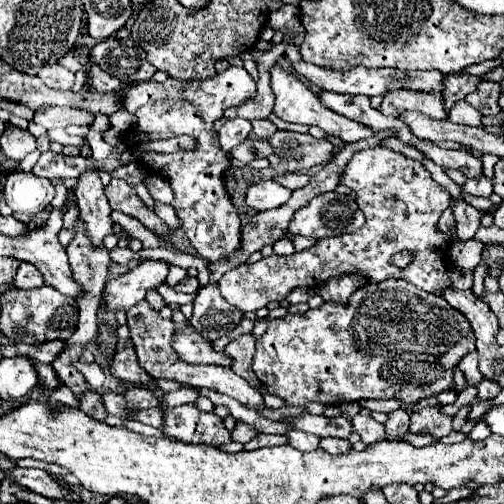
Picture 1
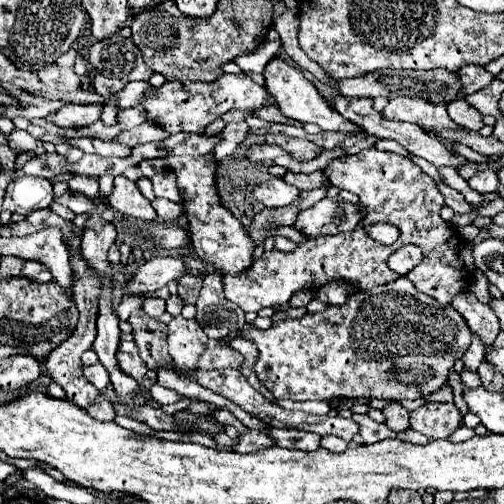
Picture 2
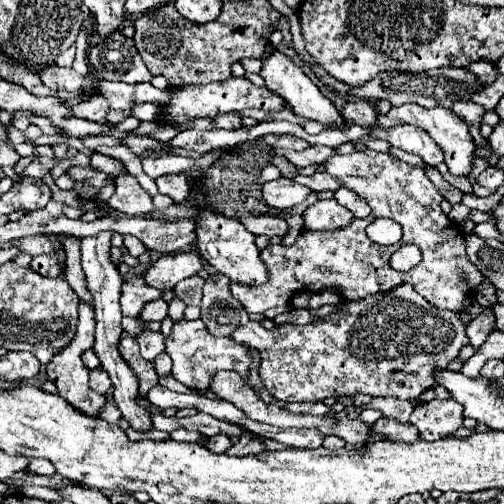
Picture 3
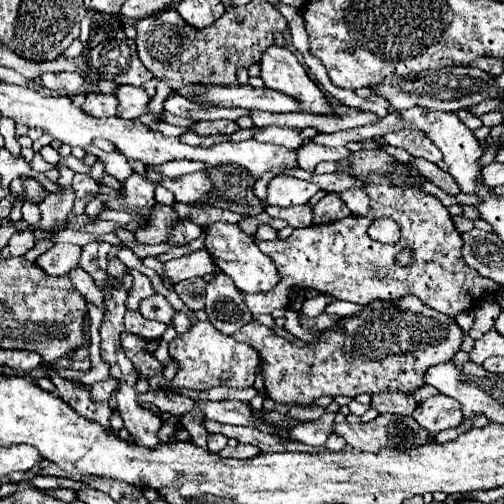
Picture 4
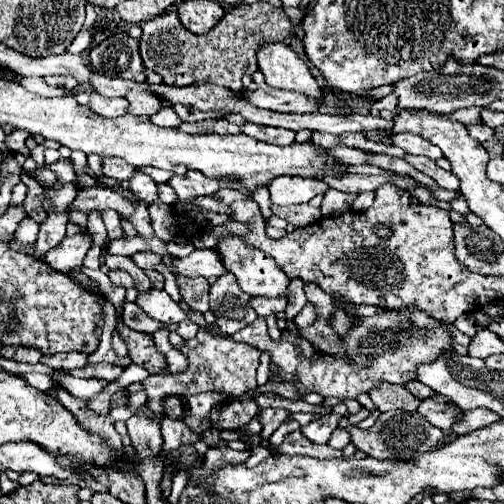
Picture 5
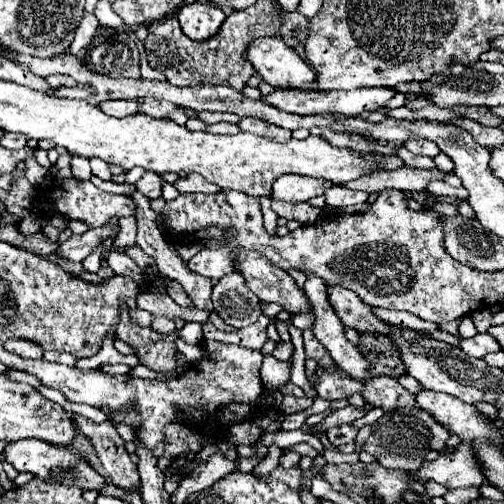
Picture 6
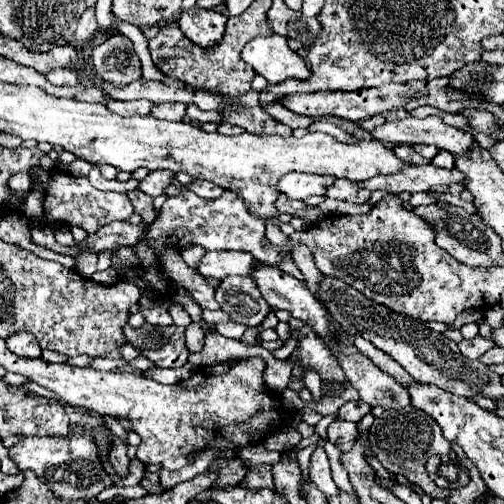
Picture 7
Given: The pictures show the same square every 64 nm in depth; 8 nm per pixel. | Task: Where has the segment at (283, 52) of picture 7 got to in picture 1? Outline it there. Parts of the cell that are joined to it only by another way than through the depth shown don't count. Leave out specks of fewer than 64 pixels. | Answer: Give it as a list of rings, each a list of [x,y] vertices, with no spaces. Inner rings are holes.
[[[280,66],[272,68],[272,90],[276,94],[276,104],[274,104],[274,114],[286,122],[298,122],[298,124],[310,124],[310,126],[318,126],[328,134],[340,136],[344,142],[358,142],[370,136],[376,136],[376,132],[372,128],[366,128],[364,124],[358,124],[354,120],[348,120],[328,108],[324,108],[318,100],[318,96],[292,72],[282,70]]]

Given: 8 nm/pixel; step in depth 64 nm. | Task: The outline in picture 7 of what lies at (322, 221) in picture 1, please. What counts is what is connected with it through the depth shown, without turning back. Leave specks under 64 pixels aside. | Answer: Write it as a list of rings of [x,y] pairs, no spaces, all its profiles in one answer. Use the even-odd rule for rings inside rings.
[[[336,180],[332,184],[332,188],[328,188],[326,196],[328,198],[336,198],[336,200],[344,200],[344,202],[354,202],[354,204],[364,204],[370,198],[372,192],[358,188],[354,182],[350,180]]]

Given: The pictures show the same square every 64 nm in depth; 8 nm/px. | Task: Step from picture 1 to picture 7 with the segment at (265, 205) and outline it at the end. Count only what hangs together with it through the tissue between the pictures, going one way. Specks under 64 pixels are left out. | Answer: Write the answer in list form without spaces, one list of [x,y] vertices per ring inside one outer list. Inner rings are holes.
[[[290,172],[278,180],[278,192],[292,200],[306,200],[310,196],[324,196],[326,188],[334,184],[332,176],[312,176]]]

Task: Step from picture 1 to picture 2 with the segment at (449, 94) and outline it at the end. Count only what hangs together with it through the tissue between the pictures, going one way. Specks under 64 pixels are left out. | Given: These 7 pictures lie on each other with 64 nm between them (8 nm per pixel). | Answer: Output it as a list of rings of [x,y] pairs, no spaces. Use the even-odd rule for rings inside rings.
[[[464,66],[456,74],[458,74],[460,80],[464,80],[462,82],[462,90],[458,92],[456,98],[464,98],[464,96],[468,96],[472,92],[478,92],[480,88],[488,86],[494,80],[494,76],[490,72],[486,72],[482,66]]]

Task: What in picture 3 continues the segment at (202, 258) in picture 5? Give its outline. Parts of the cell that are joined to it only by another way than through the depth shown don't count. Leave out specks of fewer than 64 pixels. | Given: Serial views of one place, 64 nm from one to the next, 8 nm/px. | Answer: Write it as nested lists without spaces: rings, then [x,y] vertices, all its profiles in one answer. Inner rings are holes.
[[[182,252],[174,256],[156,258],[144,272],[142,278],[146,286],[158,290],[172,290],[180,280],[198,274],[204,268],[204,262],[196,252]]]

